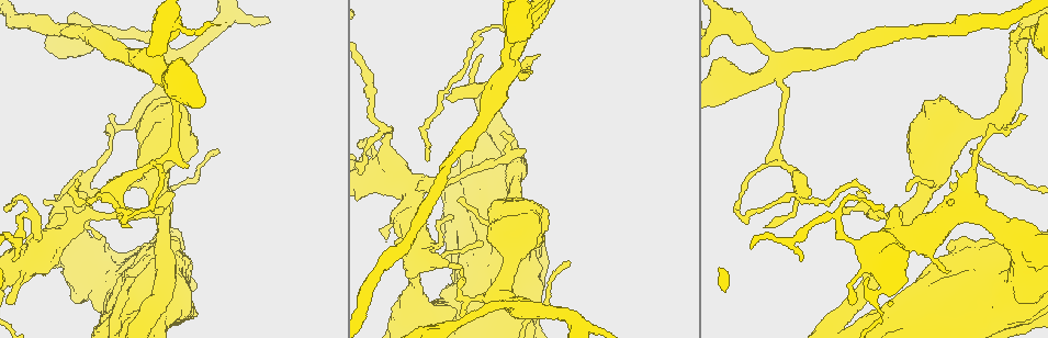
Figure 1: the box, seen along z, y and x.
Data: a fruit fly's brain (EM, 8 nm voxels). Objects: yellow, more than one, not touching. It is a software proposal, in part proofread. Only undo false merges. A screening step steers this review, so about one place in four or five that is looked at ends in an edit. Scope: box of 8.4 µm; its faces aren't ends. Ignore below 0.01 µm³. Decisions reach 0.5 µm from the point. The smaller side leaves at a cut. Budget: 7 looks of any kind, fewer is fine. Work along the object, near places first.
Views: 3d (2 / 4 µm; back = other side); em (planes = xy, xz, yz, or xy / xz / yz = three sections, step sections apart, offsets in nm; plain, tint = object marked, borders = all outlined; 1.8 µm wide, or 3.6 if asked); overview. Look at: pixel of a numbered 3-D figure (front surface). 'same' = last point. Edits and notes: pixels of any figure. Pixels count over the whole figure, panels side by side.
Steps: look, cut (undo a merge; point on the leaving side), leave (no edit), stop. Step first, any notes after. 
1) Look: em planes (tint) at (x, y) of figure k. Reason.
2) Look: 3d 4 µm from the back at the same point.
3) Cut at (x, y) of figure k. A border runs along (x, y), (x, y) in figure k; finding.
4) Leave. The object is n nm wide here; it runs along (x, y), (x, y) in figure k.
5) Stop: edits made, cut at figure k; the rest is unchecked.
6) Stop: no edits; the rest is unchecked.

Look: 3d 4 µm at (158, 161) of figure 1. Abrupt turn.

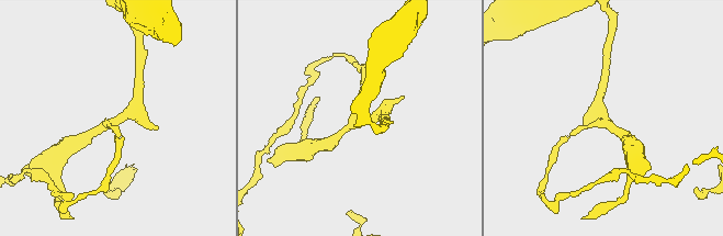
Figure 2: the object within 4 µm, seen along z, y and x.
Look: em xz step 16 (tint) at (606, 121) of figure 2. Need the tissue.

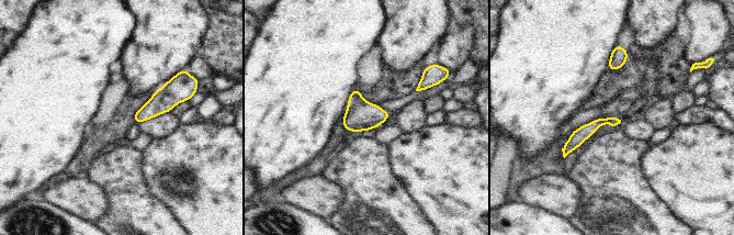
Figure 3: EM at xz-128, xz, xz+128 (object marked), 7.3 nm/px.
Look: em planes (tint) at the same point.

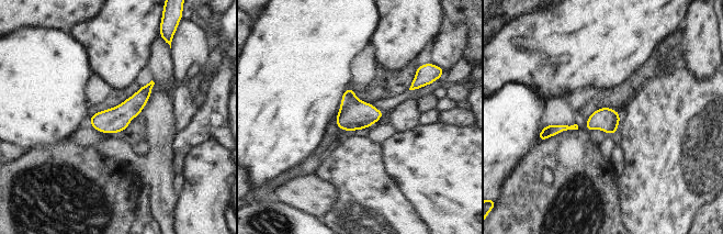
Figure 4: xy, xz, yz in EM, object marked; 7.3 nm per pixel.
Leave. It runs along (149, 86), (117, 119), (94, 124) in figure 4; one cell here.

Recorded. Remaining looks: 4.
Look: em 3.6 µm planes (tint) at (156, 62) of figure 1. Sharp bend.

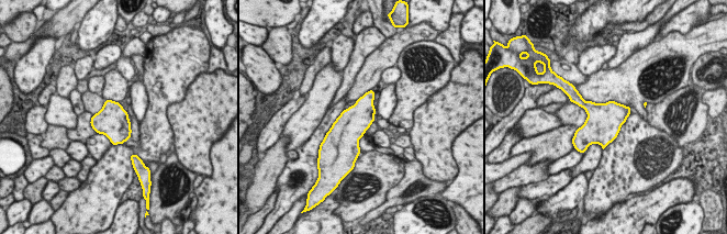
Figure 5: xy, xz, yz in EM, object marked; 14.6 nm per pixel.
Leave. All the same cell.

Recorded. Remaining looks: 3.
Look: em yz step 8 (tint) at (170, 60) of figure 1. Arms part here.

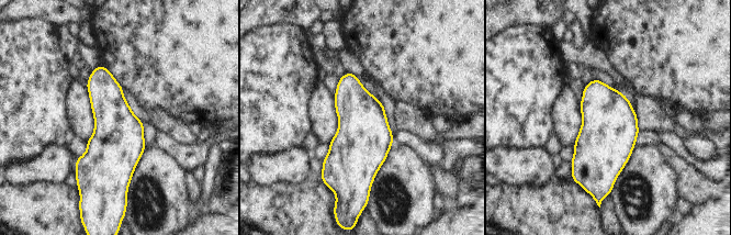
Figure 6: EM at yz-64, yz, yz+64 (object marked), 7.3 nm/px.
Look: em planes (tint) at the same point. Another direction.

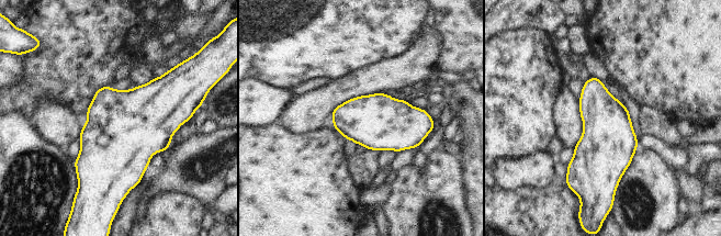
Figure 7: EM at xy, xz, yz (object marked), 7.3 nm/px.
Leave. Continuous, no second cell.

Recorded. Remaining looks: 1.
Stop: no edits; the rest is unchecked.

